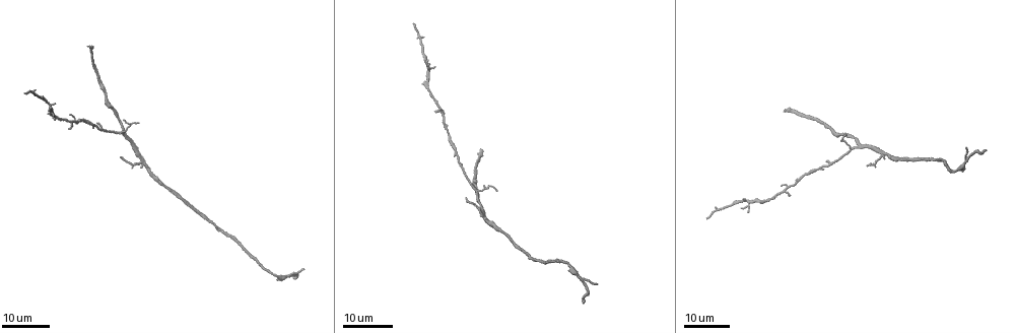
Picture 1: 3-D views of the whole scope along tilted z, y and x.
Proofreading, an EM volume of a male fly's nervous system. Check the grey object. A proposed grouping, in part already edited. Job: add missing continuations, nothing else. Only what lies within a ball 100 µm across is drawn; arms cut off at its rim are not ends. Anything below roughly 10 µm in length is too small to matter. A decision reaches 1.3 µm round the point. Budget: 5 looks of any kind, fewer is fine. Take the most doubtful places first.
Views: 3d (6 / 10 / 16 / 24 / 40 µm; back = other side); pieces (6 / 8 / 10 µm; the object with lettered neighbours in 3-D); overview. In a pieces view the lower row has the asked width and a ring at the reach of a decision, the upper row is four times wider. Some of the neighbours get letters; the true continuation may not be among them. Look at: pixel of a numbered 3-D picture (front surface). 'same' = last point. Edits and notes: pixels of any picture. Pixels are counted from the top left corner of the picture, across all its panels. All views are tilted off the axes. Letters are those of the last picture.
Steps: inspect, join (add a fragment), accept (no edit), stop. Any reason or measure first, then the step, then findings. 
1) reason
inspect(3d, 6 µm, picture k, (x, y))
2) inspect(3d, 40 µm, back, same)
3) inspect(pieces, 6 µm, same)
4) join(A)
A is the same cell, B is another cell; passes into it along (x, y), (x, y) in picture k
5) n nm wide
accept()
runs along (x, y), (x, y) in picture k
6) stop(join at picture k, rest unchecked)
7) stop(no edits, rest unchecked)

an open end
inspect(3d, 16 µm, picture 1, (465, 197))

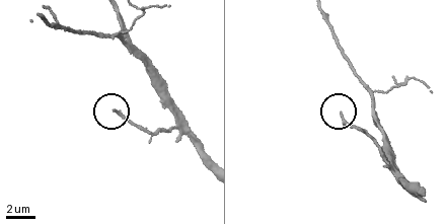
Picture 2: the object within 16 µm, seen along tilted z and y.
inspect(pieces, 10 µm, picture 2, (114, 111))

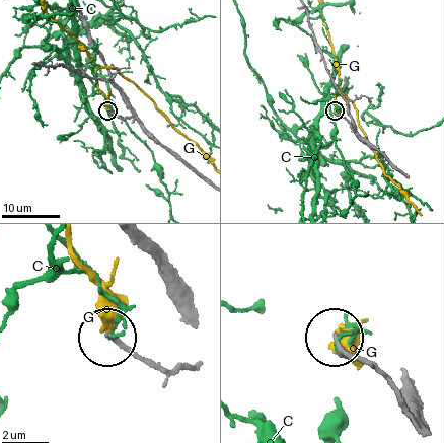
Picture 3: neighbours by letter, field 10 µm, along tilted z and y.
accept()
C and G are other cells; runs along (197, 364), (152, 366), (108, 338) in picture 3; no lettered fragment goes on from it

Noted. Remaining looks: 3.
tapers out
inspect(3d, 16 µm, picture 1, (789, 196))

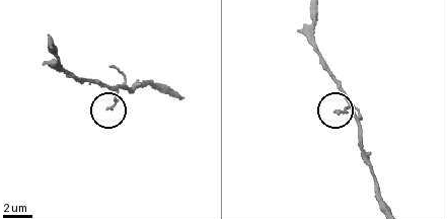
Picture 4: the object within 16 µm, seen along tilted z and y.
see the neighbours
inspect(pieces, 8 µm, picture 4, (338, 112))

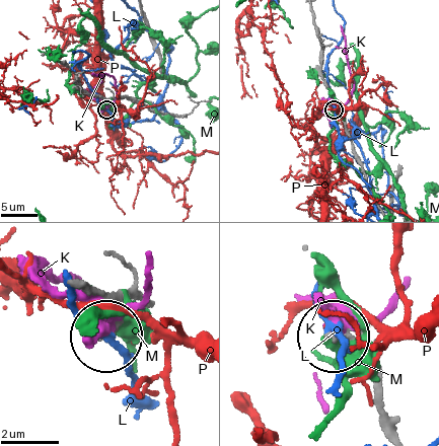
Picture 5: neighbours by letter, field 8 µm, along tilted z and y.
150 nm wide
accept()
K, L, M and P are other cells; none of them fits

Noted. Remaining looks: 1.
stop(no edits, rest unchecked)

